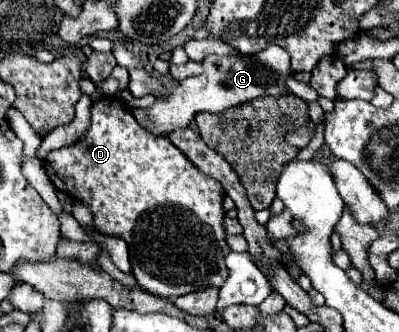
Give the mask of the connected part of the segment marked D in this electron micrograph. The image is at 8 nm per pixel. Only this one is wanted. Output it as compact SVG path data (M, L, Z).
M102 98L92 104L92 124L86 136L72 146L52 150L44 158L44 170L56 190L84 202L92 210L92 222L98 232L126 240L132 274L142 290L150 290L150 294L158 294L162 298L178 298L192 290L222 286L226 278L224 258L230 252L222 224L222 184L198 172L166 136L154 136L138 126L130 108L120 98Z

